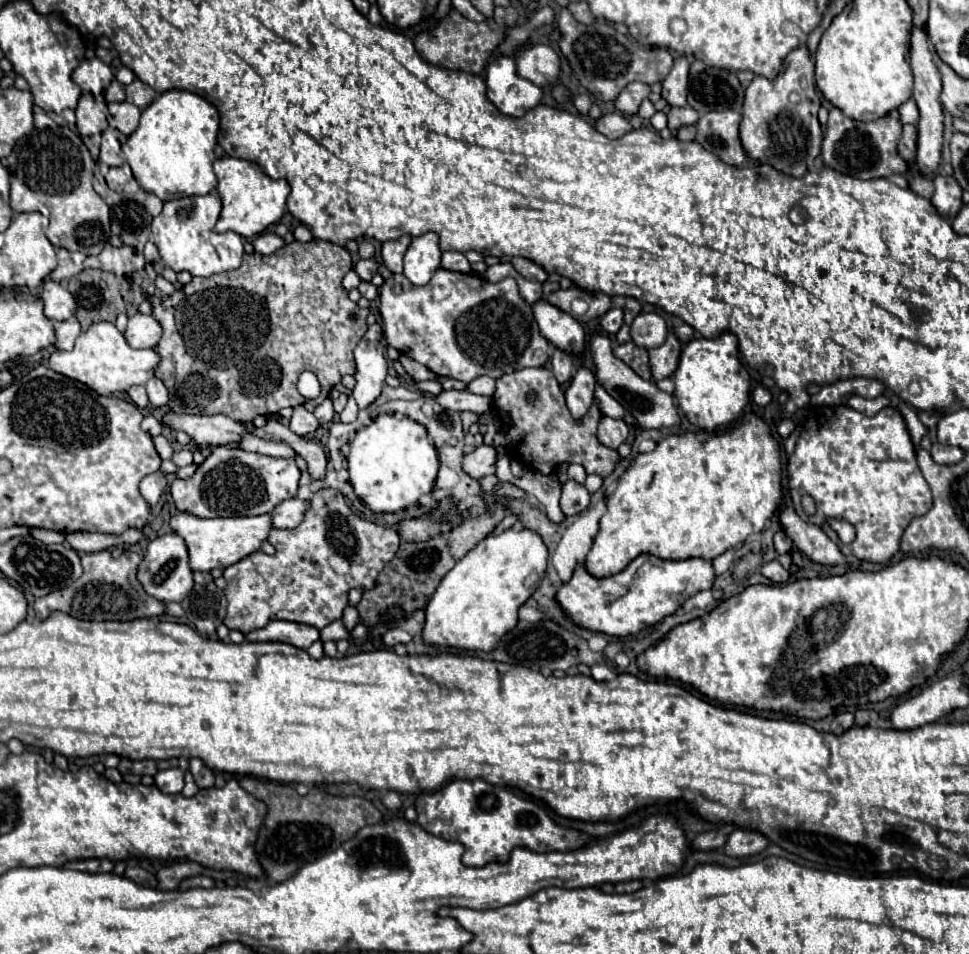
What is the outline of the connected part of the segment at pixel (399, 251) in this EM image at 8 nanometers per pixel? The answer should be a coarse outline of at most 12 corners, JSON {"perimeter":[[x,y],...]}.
{"perimeter":[[412,236],[382,244],[382,260],[390,272],[403,272],[404,252]]}

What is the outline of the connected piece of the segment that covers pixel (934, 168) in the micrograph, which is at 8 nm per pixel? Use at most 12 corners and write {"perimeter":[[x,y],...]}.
{"perimeter":[[926,28],[910,32],[912,98],[920,110],[916,168],[942,162],[940,74]]}

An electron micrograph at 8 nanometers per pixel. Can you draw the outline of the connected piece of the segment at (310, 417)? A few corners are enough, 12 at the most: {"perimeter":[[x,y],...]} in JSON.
{"perimeter":[[296,406],[290,430],[298,436],[312,436],[318,420],[304,406]]}

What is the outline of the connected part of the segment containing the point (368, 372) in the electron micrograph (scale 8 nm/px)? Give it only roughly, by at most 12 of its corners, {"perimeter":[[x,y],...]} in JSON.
{"perimeter":[[372,324],[354,350],[358,408],[368,408],[388,374],[382,328]]}

